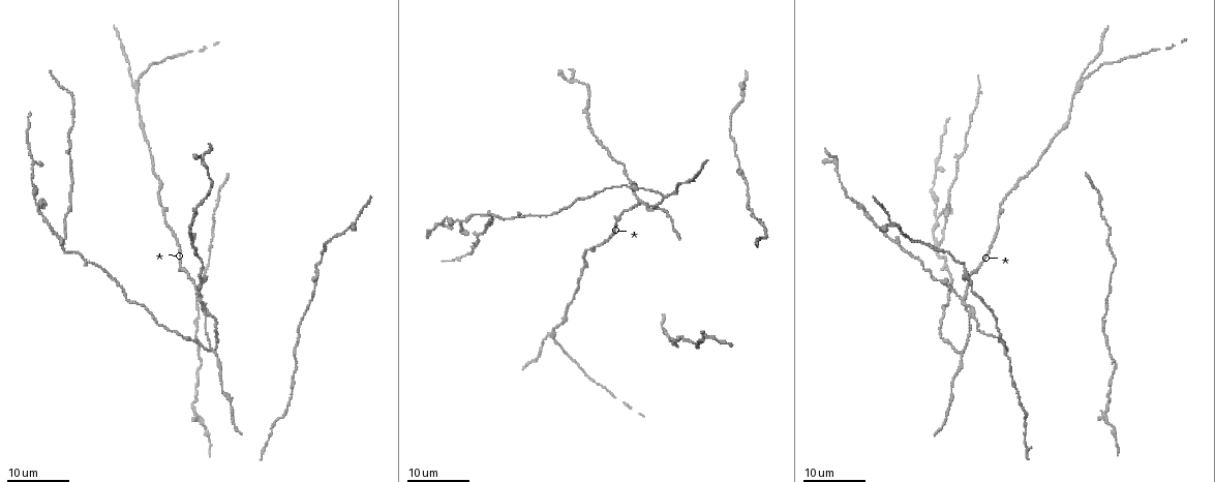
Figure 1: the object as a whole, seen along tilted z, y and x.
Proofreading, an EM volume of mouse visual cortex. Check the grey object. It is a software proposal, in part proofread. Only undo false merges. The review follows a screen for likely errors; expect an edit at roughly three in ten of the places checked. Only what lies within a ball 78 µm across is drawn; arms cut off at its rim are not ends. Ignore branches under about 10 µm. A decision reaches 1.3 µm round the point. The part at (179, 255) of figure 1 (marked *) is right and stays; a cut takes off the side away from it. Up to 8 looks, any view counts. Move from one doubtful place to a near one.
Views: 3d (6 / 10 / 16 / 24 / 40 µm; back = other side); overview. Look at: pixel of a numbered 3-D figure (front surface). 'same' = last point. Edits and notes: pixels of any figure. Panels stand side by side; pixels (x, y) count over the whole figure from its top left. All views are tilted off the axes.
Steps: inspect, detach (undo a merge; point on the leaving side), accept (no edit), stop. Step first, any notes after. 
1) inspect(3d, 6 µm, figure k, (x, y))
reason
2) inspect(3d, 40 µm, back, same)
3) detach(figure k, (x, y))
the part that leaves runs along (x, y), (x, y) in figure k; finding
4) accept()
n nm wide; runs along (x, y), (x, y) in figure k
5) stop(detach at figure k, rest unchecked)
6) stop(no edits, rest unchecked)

inspect(3d, 16 µm, figure 1, (624, 212))
thick turns thin

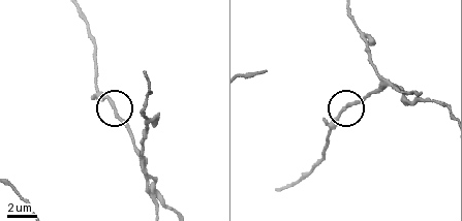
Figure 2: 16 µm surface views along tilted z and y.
inspect(3d, 10 µm, figure 2, (345, 107))

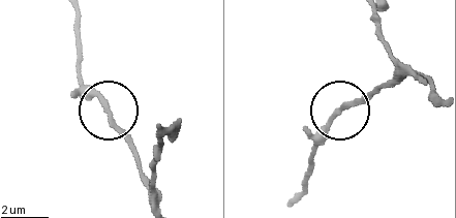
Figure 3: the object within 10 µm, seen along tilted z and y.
accept()
190 nm wide; runs along (77, 42), (82, 87), (139, 155) in figure 3; one neuron here

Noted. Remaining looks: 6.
inspect(3d, 16 µm, figure 1, (63, 241))

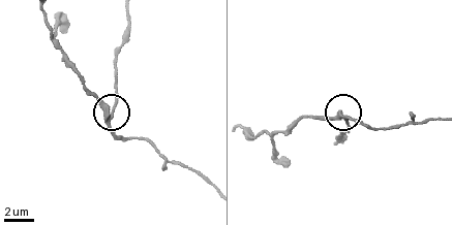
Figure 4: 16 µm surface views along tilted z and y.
inspect(3d, 10 µm, figure 4, (108, 116))
closer look

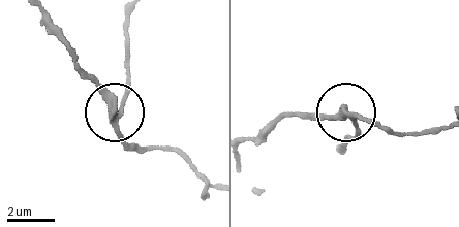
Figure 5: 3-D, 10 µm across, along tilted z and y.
detach(figure 5, (130, 91))
3 arms; the part that leaves runs along (119, 120), (130, 74), (127, 15) in figure 5; a second neuron is stuck on

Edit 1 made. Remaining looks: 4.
inspect(3d, 16 µm, figure 1, (663, 196))
a fork

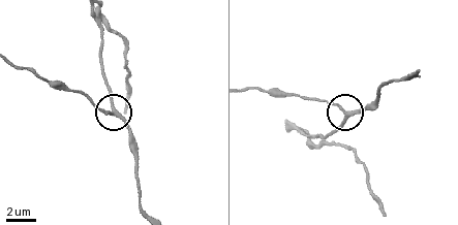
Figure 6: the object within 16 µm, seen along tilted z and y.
inspect(3d, 6 µm, figure 6, (117, 115))

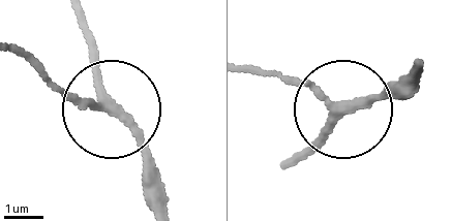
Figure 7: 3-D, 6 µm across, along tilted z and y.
accept()
220 nm wide; runs along (77, 14), (99, 93), (160, 188) in figure 7; one neuron here

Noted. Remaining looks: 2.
inspect(3d, 16 µm, figure 1, (136, 92))
calibre changes

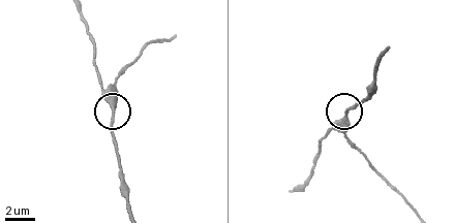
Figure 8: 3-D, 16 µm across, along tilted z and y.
inspect(3d, 6 µm, figure 8, (112, 110))

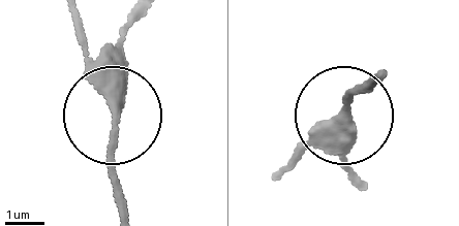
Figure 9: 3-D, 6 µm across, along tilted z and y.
accept()
all the same neuron

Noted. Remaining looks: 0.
stop(detach at figure 5, rest unchecked)

